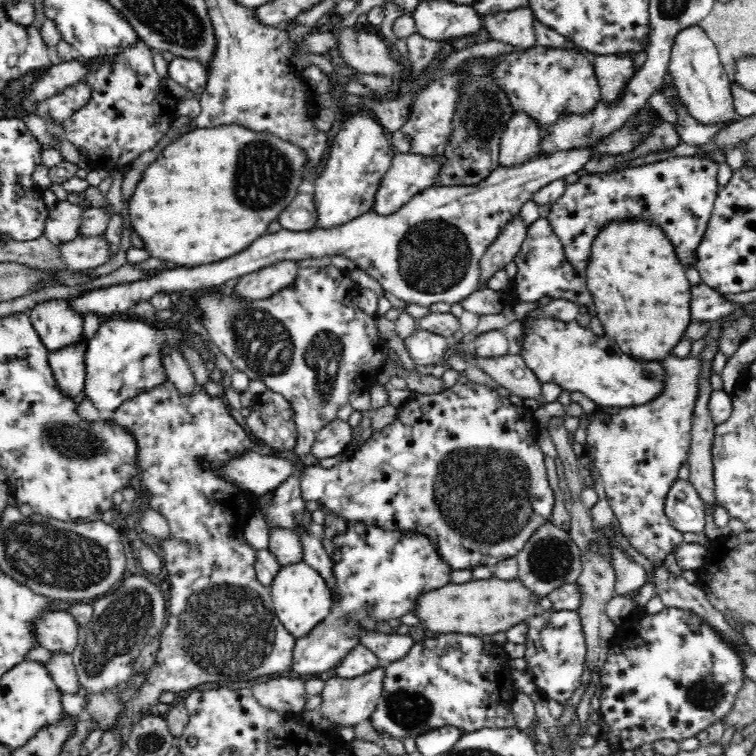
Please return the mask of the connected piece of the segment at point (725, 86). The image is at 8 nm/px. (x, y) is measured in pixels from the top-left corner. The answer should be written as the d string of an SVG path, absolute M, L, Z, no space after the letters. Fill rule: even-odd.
M697 25L688 26L678 33L671 48L668 71L672 74L675 88L681 104L687 113L702 126L728 126L739 119L734 108L732 82L726 73L722 61L718 58L718 49L708 35Z

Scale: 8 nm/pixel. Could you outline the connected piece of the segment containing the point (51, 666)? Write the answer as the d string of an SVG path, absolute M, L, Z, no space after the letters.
M62 649L51 651L50 659L41 663L60 691L76 694L82 690L73 663L73 656Z

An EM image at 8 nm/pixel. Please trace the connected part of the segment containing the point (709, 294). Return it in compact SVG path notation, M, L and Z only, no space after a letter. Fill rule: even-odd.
M691 284L690 288L690 321L692 323L710 323L720 320L734 312L734 306L723 299L723 296L706 284Z

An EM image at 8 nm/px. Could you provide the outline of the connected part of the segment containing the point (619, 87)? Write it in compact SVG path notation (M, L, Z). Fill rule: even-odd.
M632 55L591 56L590 61L600 89L600 102L603 102L605 106L614 106L618 100L622 100L624 90L635 74Z

